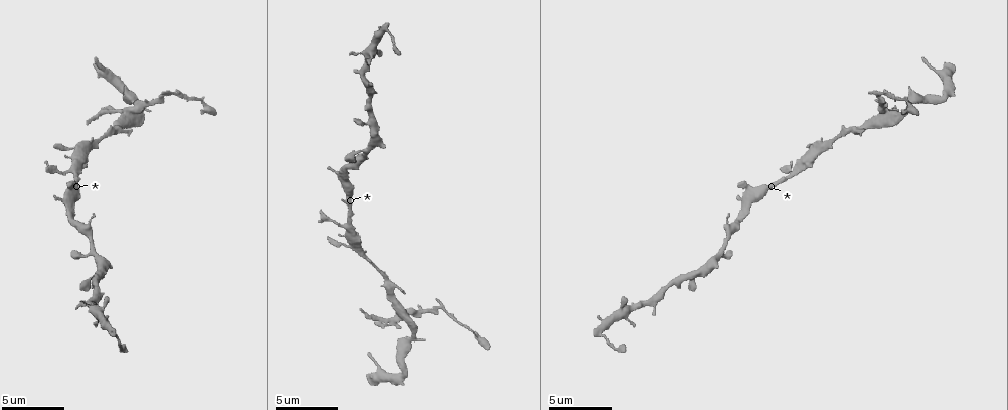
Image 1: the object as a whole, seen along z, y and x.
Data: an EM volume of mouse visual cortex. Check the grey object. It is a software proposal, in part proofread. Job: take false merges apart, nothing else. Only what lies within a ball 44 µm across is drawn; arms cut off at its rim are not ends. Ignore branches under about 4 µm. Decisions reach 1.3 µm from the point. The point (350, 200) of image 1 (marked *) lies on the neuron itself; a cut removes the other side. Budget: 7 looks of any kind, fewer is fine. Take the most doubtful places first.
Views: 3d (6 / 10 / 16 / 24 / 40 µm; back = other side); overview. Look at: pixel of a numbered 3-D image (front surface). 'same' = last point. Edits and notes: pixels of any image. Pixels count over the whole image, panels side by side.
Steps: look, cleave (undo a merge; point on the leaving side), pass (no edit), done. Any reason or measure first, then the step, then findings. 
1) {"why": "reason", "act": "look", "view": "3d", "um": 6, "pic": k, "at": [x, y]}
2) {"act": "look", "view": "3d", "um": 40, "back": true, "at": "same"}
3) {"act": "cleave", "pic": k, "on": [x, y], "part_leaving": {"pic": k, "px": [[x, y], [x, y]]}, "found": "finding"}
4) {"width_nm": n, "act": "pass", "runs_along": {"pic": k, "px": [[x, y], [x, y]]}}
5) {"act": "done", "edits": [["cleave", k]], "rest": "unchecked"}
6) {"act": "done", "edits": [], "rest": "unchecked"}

{"act": "look", "view": "3d", "um": 16, "pic": 1, "at": [135, 107]}

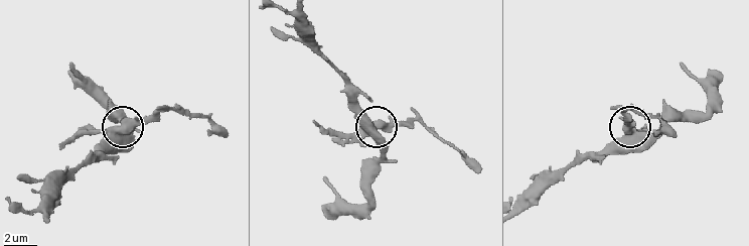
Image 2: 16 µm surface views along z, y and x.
{"why": "from behind", "act": "look", "view": "3d", "um": 16, "back": true, "pic": 2, "at": [630, 129]}

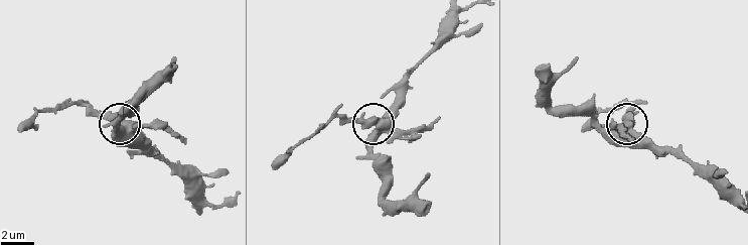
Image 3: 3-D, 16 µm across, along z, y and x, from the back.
{"side_arm_um": 9, "act": "cleave", "pic": 3, "on": [151, 122], "part_leaving": {"pic": 3, "px": [[128, 127], [81, 104], [60, 103], [17, 129]]}, "found": "two neurons meet here"}

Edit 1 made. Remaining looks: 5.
{"act": "look", "view": "overview"}

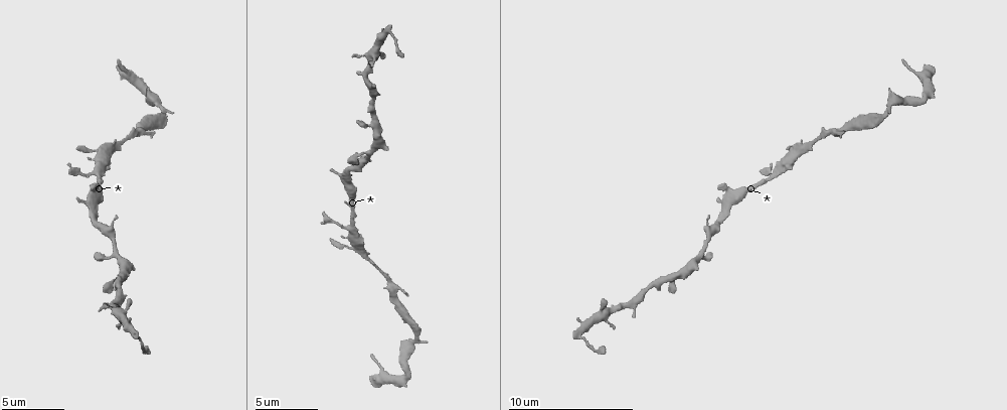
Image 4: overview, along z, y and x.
{"why": "a narrow waist", "act": "look", "view": "3d", "um": 6, "pic": 4, "at": [378, 269]}

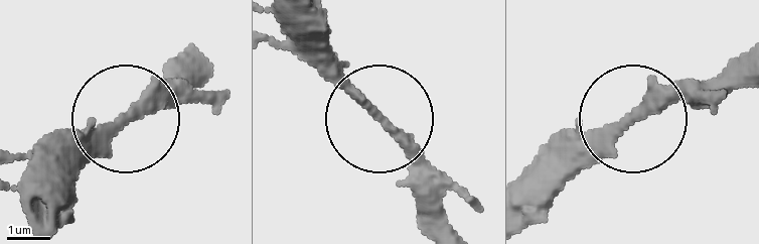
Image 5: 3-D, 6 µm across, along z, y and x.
{"act": "pass", "runs_along": {"pic": 5, "px": [[290, 18], [449, 188]]}, "found": "one neuron here"}

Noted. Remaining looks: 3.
{"why": "sudden change in width", "act": "look", "view": "3d", "um": 6, "pic": 4, "at": [99, 176]}

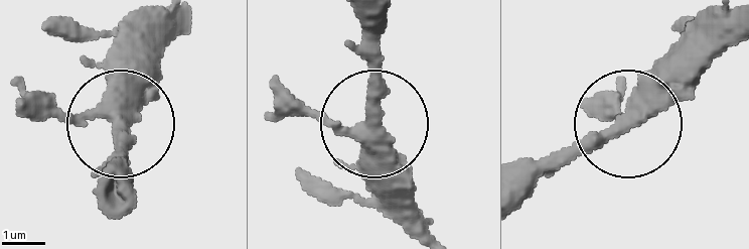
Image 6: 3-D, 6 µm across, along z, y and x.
{"arms": 3, "act": "pass", "runs_along": {"pic": 6, "px": [[376, 48], [376, 204]]}, "found": "continuous, no second neuron"}

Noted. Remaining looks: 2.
{"act": "done", "edits": [["cleave", 3]], "rest": "unchecked"}

